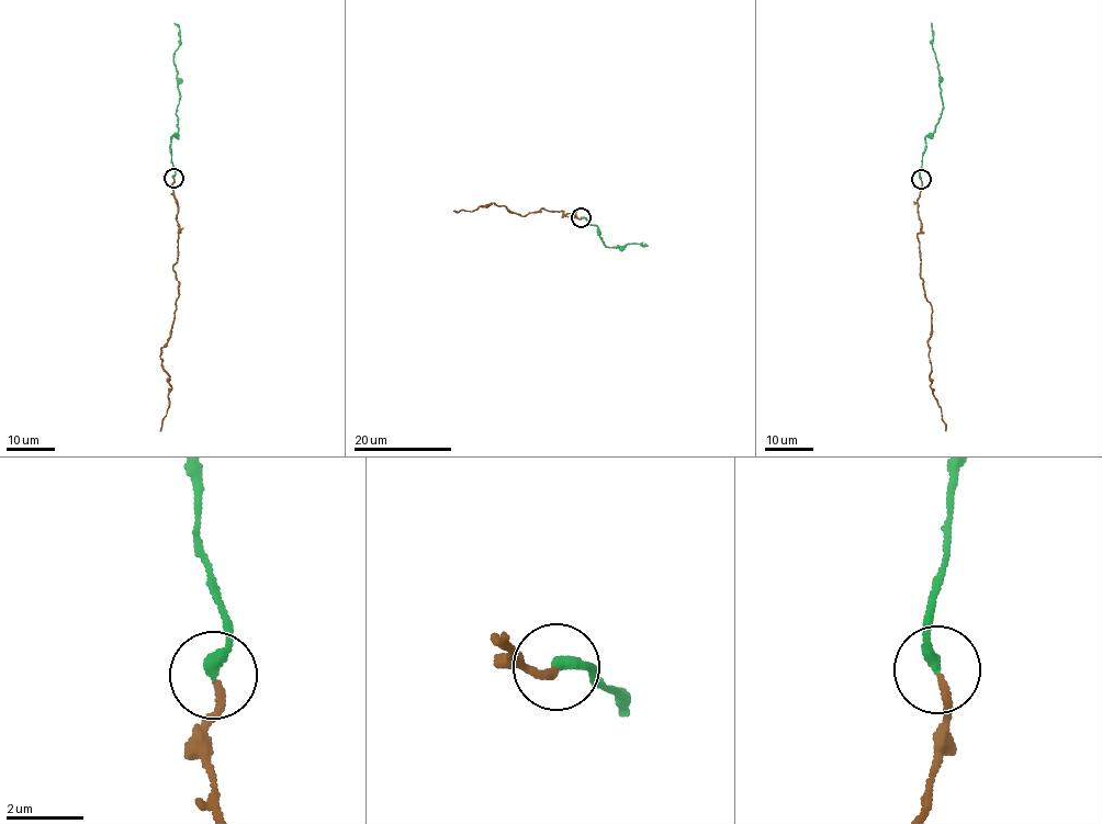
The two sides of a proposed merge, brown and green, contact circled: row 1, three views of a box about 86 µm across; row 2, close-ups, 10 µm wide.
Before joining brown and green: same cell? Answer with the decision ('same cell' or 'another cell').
same cell

